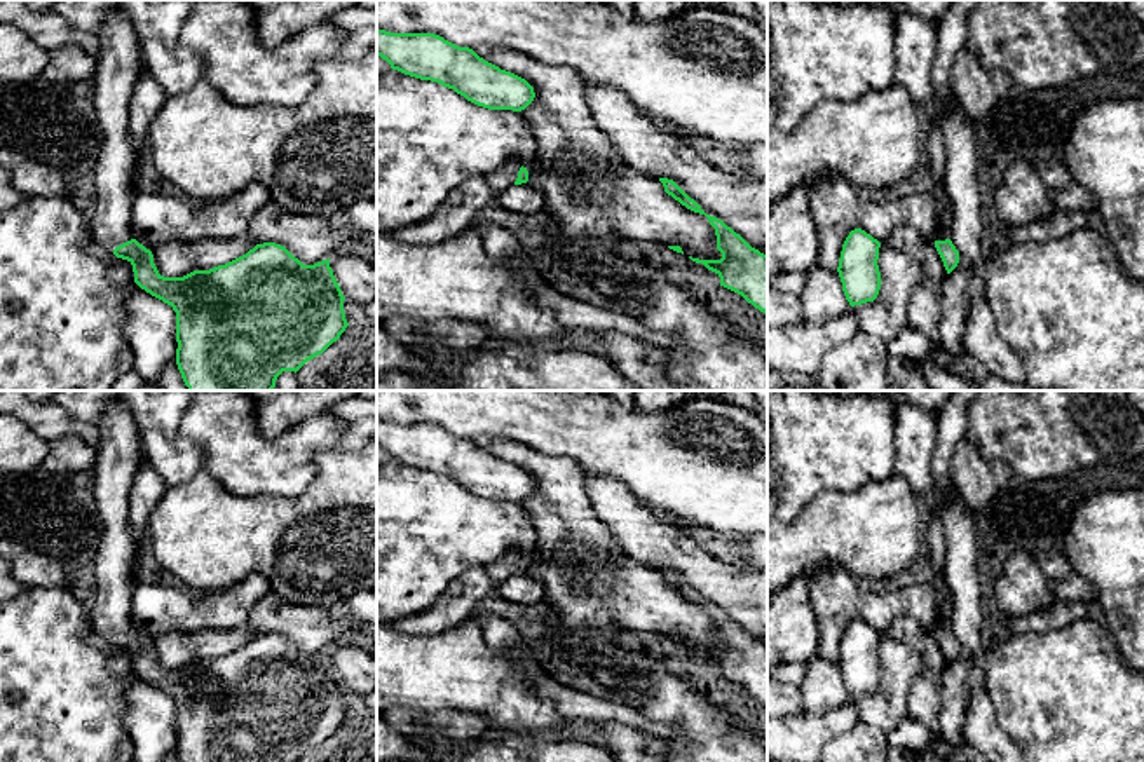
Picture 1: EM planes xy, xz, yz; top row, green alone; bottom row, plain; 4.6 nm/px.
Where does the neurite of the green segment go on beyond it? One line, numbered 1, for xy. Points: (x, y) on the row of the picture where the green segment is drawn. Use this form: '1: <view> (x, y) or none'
1: xy (119, 61)

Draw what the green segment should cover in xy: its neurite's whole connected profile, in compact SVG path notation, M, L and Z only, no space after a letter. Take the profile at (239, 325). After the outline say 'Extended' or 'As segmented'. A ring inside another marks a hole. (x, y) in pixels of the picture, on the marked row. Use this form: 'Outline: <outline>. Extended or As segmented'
Outline: M117 9L112 23L101 28L99 42L98 70L91 80L103 145L94 171L91 234L101 248L133 265L134 282L141 289L176 312L176 364L188 391L272 391L283 371L296 373L349 326L345 296L330 258L303 265L284 246L263 242L209 270L160 276L152 251L133 237L131 220L136 153L129 134L129 101L141 68L140 38L129 16Z. Extended

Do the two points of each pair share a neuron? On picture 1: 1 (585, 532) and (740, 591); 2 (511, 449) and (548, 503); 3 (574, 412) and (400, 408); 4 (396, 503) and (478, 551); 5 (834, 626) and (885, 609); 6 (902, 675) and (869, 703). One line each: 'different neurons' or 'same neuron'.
1: different neurons
2: same neuron
3: same neuron
4: same neuron
5: same neuron
6: same neuron

